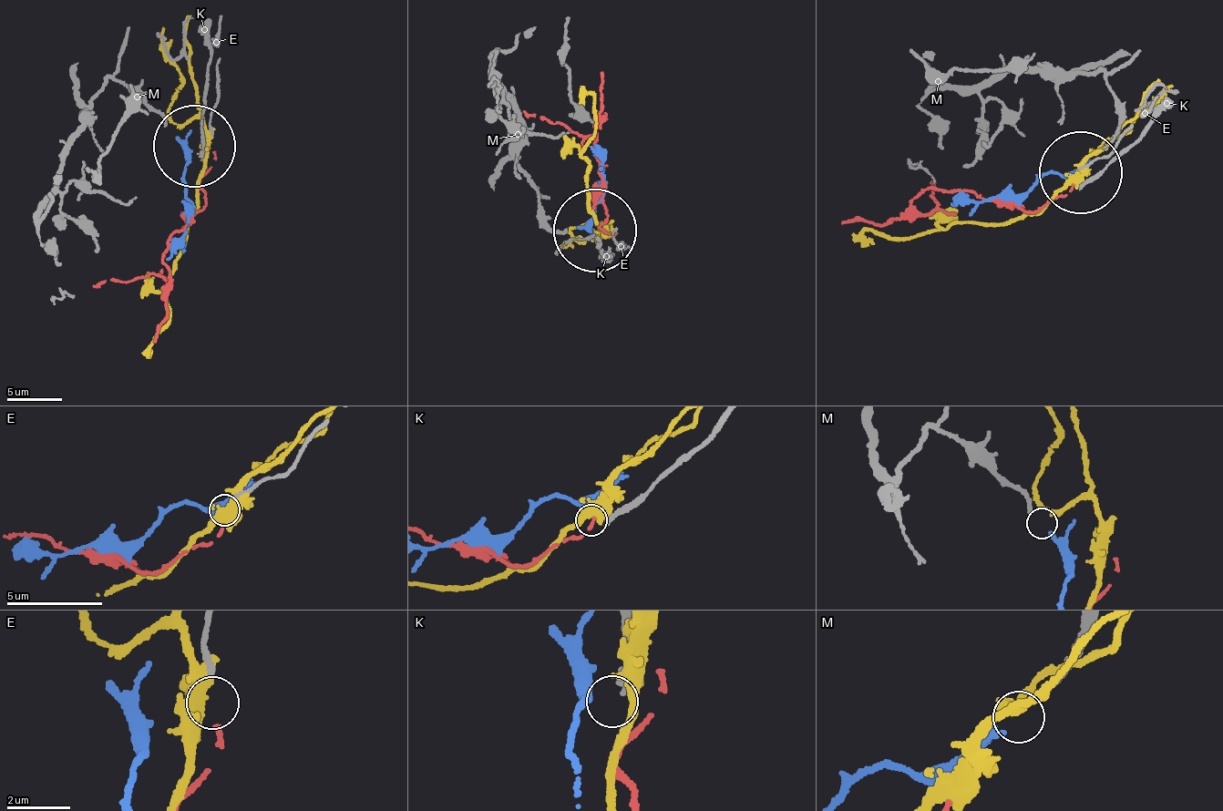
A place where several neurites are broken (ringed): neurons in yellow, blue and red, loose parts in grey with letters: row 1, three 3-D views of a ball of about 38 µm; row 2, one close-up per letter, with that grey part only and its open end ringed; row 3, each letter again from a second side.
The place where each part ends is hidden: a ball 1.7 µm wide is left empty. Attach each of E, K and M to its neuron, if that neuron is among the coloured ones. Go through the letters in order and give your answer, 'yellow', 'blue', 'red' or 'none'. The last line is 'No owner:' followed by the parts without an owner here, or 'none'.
E: red
K: none
M: blue
No owner: K

